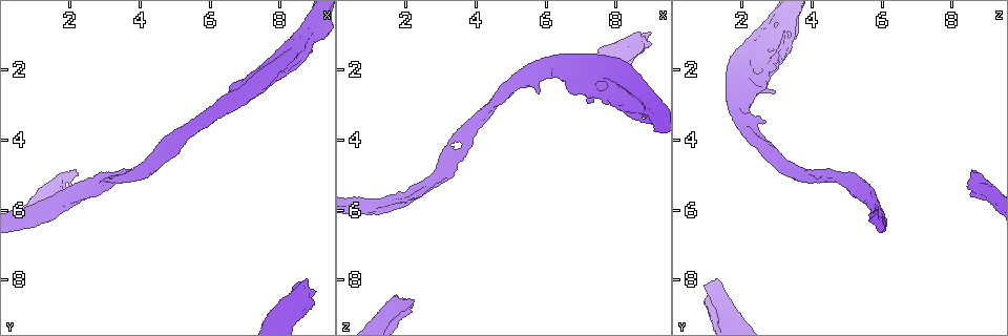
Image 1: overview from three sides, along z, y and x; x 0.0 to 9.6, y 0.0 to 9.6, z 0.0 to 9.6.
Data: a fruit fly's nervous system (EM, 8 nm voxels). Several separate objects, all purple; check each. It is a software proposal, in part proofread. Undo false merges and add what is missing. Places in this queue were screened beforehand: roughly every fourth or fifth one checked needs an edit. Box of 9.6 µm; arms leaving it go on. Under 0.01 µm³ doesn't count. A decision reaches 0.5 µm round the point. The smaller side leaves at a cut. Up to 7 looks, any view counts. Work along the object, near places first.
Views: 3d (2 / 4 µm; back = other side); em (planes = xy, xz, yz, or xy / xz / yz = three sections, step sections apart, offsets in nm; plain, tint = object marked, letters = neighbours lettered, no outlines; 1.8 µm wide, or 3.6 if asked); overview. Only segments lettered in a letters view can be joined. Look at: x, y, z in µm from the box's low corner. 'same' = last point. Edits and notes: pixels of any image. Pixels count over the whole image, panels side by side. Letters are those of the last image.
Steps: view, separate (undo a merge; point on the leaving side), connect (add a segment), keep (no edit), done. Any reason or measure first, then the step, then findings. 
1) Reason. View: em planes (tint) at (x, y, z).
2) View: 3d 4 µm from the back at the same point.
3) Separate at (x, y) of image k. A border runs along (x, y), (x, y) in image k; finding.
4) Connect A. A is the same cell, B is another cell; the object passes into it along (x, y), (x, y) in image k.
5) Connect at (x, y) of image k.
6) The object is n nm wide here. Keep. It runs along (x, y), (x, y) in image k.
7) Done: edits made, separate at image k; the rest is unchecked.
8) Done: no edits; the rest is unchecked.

Thick turns thin. View: 3d 4 µm at (8.60, 8.30, 1.25).

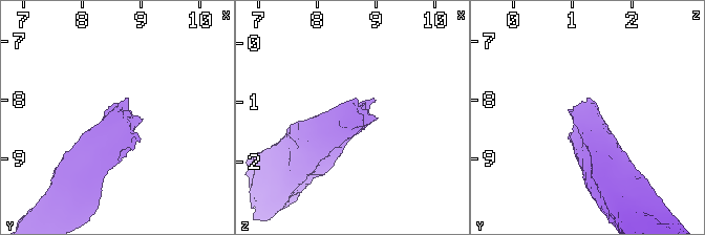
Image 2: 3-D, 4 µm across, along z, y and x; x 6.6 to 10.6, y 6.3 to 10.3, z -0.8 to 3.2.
View: em 3.6 µm xz step 4 (tint) at (8.60, 8.35, 1.25).

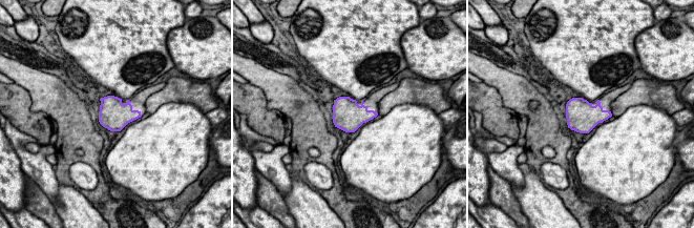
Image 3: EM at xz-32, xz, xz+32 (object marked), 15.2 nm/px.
View: em 3.6 µm planes (letters) at the same point.

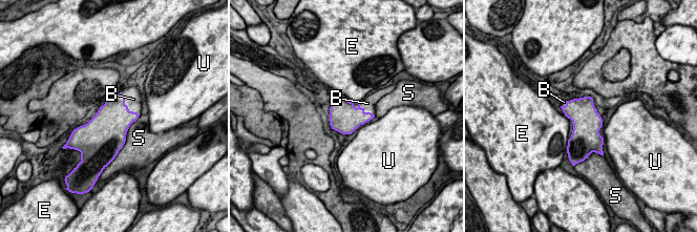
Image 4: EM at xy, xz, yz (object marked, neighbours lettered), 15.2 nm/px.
The object is 460 nm wide here; the longest contact is with S, 650 nm. Connect B. B is the same cell, E, S and U are other cells; the cell continues.

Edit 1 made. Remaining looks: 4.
View: overview.

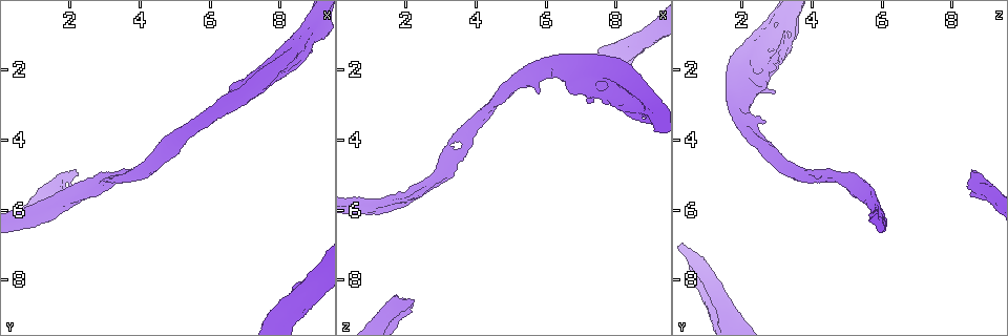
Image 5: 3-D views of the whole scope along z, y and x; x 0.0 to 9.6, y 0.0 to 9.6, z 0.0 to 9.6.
Abrupt turn. View: em planes (tint) at (8.40, 1.60, 2.60).

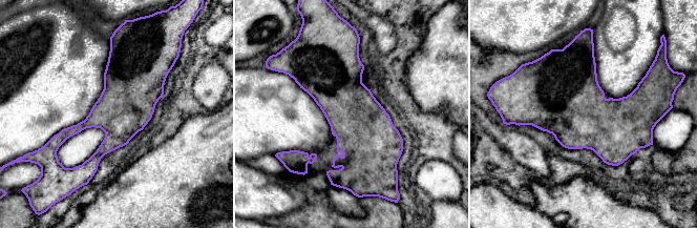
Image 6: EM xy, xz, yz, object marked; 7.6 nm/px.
See the neighbours. View: em planes (letters) at the same point.

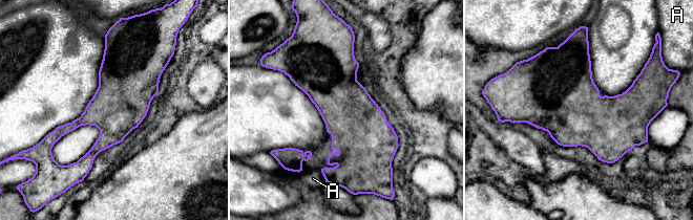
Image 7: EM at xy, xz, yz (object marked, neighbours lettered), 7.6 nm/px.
Keep. A is another cell; a border runs along (320, 171), (326, 180) in image 7; continuous, no second cell.

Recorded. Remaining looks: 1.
Done: edits made, connect at image 4; the rest is unchecked.

